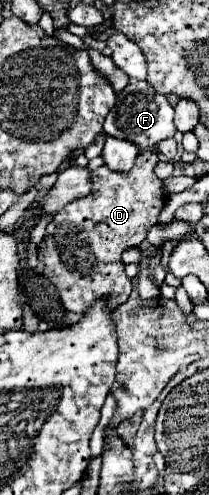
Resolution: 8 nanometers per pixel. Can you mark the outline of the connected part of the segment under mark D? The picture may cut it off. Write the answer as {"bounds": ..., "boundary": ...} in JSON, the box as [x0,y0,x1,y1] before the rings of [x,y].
{"bounds":[38,151,166,313],"boundary":[[[140,151],[136,165],[128,173],[116,173],[102,165],[94,171],[92,193],[88,197],[68,203],[64,209],[54,213],[52,221],[46,227],[46,235],[38,247],[38,259],[46,267],[44,277],[56,285],[60,301],[68,311],[84,313],[90,303],[102,295],[110,295],[116,305],[122,305],[128,299],[132,283],[124,273],[122,251],[128,247],[138,247],[146,239],[146,231],[158,221],[158,215],[166,203],[162,181],[154,175],[154,167],[158,165],[158,161],[160,159],[154,151]]]}

